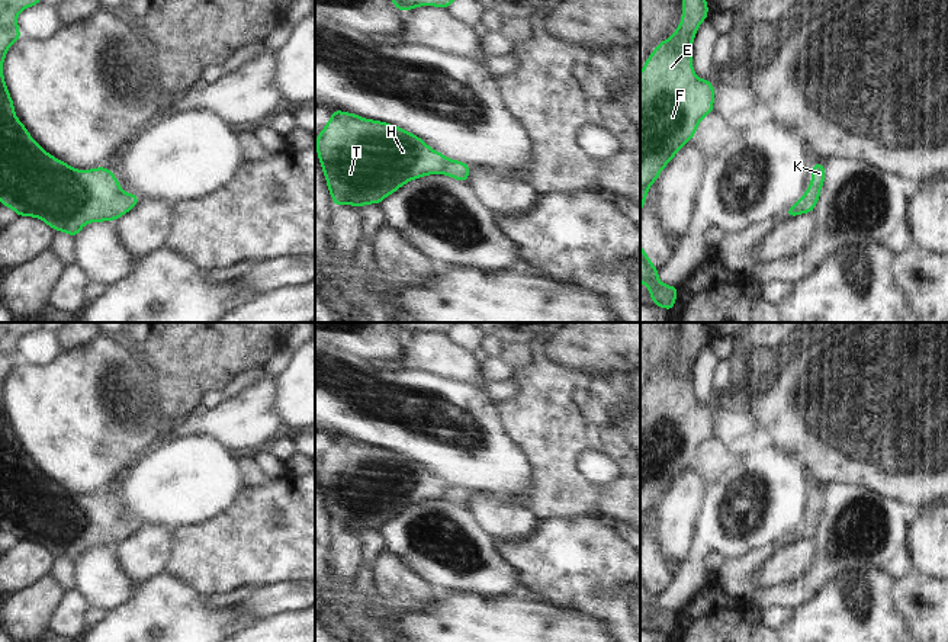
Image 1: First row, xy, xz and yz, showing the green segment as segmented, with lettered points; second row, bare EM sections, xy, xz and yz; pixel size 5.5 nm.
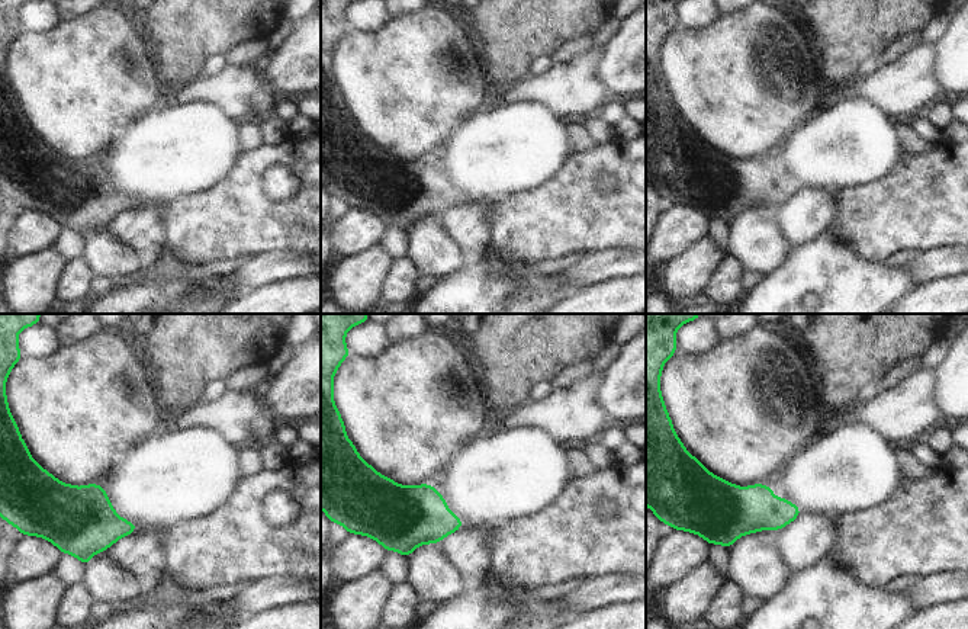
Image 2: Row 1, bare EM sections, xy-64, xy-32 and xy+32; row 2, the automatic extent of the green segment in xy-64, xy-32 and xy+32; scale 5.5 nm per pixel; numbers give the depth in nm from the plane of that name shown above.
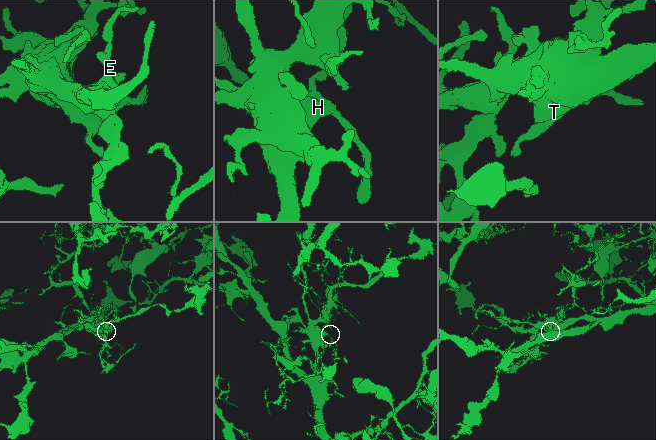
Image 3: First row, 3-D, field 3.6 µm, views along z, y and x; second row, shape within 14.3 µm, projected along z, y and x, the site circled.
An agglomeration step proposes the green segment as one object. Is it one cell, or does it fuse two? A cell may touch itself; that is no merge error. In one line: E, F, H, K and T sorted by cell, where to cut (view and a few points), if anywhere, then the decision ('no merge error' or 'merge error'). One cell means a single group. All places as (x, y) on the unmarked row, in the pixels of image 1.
E F H K T | no cut | no merge error

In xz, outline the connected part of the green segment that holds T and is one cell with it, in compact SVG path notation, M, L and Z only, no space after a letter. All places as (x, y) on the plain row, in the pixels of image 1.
M331 436L331 444L316 462L315 469L327 513L335 533L343 529L348 529L357 535L367 529L379 530L405 508L428 500L443 498L463 508L467 508L470 500L467 488L447 484L415 459L388 447L364 444L344 436Z

